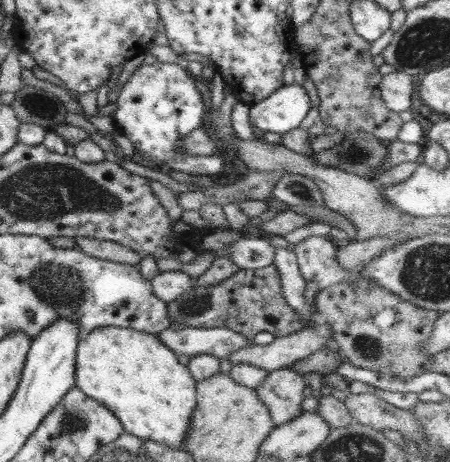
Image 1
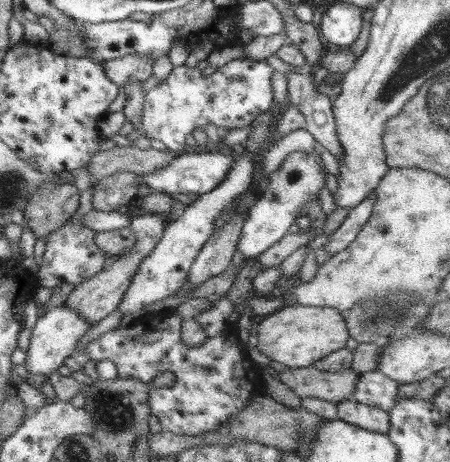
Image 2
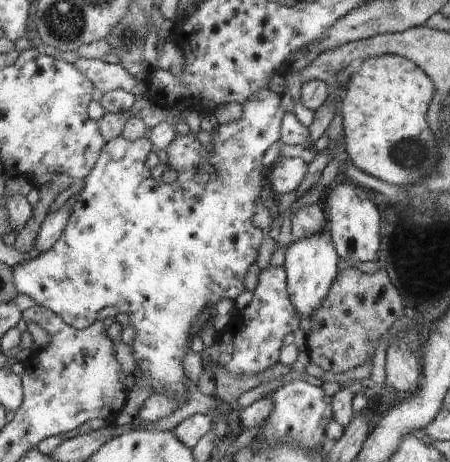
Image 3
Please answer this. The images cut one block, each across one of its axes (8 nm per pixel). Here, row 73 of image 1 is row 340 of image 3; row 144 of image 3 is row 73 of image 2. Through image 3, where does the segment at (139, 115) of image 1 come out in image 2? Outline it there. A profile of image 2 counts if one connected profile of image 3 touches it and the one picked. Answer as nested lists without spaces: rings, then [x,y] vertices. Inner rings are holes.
[[[129,54],[119,60],[107,60],[101,68],[103,68],[103,76],[119,88],[119,86],[125,86],[129,80],[145,82],[153,74],[151,64],[153,62],[149,62],[143,56]],[[231,60],[209,76],[203,76],[197,68],[175,66],[159,86],[145,94],[141,130],[147,138],[159,140],[165,150],[181,152],[185,146],[185,136],[193,134],[195,130],[205,130],[209,122],[217,126],[217,130],[247,126],[261,112],[275,108],[271,92],[273,72],[275,70],[271,70],[267,62],[253,60]]]

